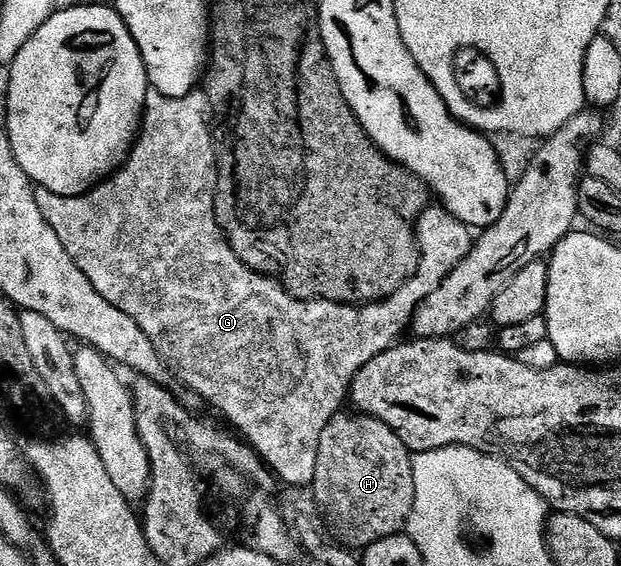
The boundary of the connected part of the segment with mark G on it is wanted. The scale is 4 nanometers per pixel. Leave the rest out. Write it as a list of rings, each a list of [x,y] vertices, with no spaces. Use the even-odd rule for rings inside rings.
[[[202,90],[189,92],[187,96],[166,96],[162,92],[147,91],[146,106],[142,110],[142,123],[138,135],[117,171],[99,179],[89,190],[80,192],[76,196],[61,196],[47,188],[35,187],[34,201],[36,206],[40,206],[40,214],[44,214],[48,226],[56,230],[56,238],[64,242],[64,250],[72,254],[72,262],[76,262],[76,266],[84,270],[84,278],[88,278],[88,282],[96,286],[100,298],[108,298],[112,306],[124,310],[124,314],[128,314],[128,318],[133,318],[136,326],[140,326],[140,330],[148,334],[152,346],[156,346],[156,350],[162,355],[162,361],[169,366],[171,373],[177,379],[179,376],[200,399],[207,400],[224,419],[230,420],[229,427],[261,456],[263,465],[267,469],[271,468],[283,480],[283,485],[310,486],[316,473],[316,454],[320,434],[324,433],[329,420],[343,411],[345,404],[342,403],[347,403],[350,383],[354,381],[358,371],[376,354],[393,348],[403,339],[402,331],[405,328],[407,331],[411,327],[418,304],[424,302],[424,298],[428,298],[428,294],[432,294],[432,290],[436,290],[444,282],[444,278],[448,278],[448,274],[452,274],[452,270],[460,266],[460,262],[464,262],[464,258],[472,250],[476,236],[470,225],[454,216],[445,206],[437,206],[438,208],[427,206],[418,219],[418,249],[422,257],[416,274],[412,274],[412,278],[408,278],[408,282],[404,282],[400,290],[396,290],[384,300],[376,300],[369,304],[337,304],[331,300],[300,300],[296,296],[291,296],[277,280],[264,276],[261,272],[252,271],[232,250],[225,234],[222,233],[222,228],[218,225],[218,219],[214,213],[218,164],[214,160],[212,124],[208,119],[210,111],[206,93]]]

